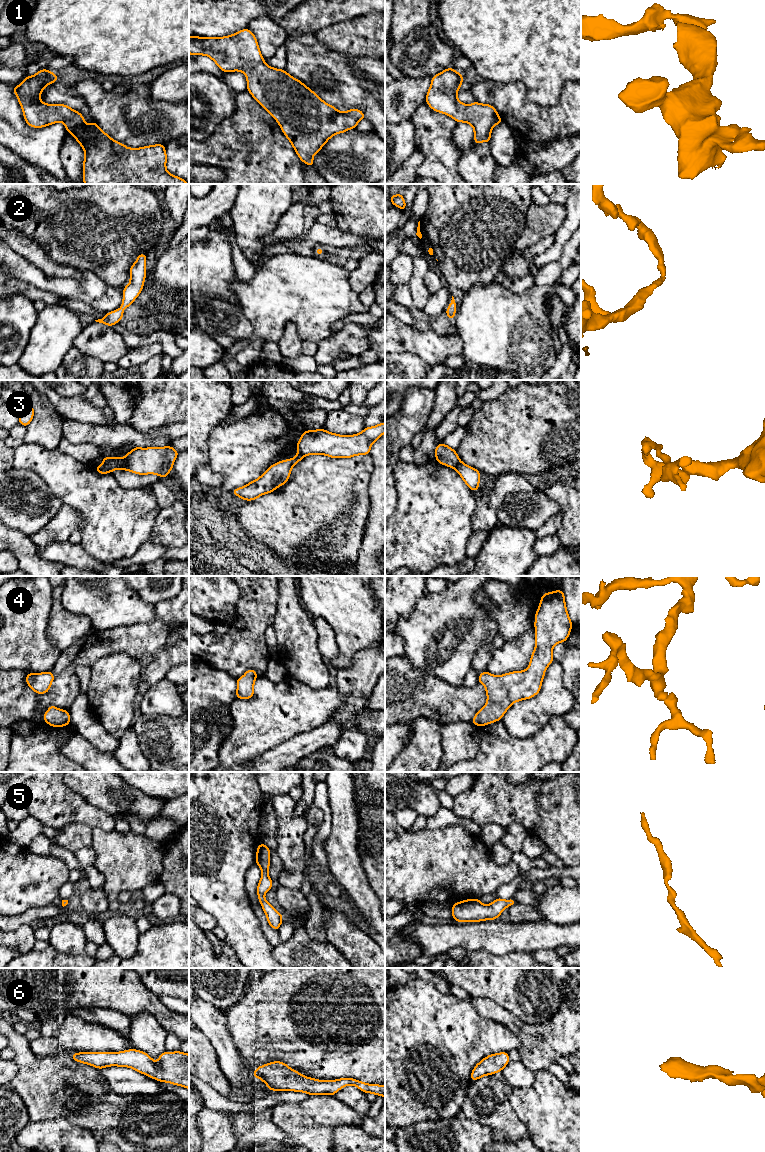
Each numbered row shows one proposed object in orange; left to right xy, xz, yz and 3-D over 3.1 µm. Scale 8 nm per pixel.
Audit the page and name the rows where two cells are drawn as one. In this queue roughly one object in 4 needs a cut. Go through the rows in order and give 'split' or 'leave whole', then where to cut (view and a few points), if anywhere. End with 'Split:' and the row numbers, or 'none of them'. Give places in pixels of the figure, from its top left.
1: leave whole; cut none
2: leave whole; cut none
3: split; cut xy (103, 461), (111, 471)
4: leave whole; cut none
5: leave whole; cut none
6: leave whole; cut none
Split: 3

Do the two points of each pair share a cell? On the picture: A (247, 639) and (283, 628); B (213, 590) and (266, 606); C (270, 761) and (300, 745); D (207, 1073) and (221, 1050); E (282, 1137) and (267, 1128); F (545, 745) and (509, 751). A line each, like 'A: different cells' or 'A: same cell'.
A: different cells
B: different cells
C: same cell
D: different cells
E: same cell
F: same cell

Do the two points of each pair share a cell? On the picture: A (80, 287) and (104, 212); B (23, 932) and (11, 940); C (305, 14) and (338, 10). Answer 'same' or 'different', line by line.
A: different
B: same
C: same

